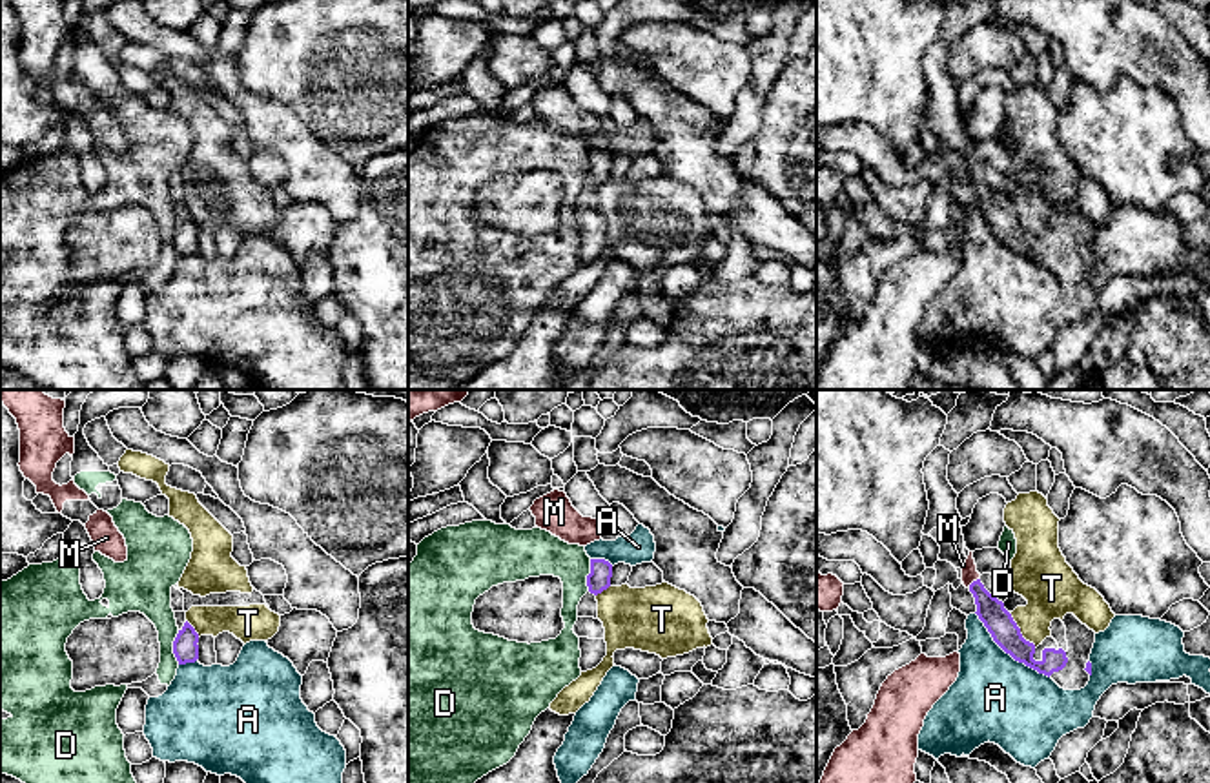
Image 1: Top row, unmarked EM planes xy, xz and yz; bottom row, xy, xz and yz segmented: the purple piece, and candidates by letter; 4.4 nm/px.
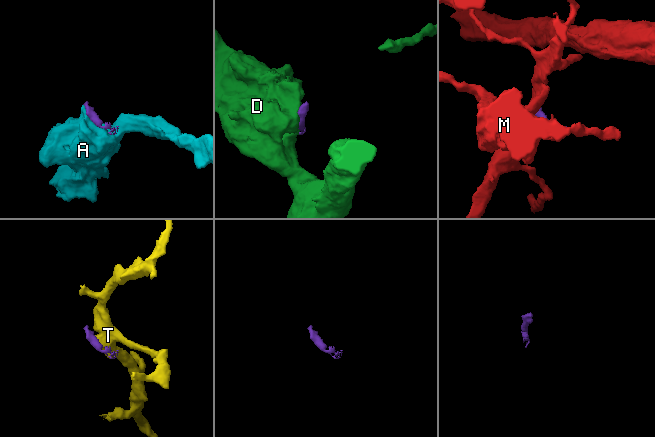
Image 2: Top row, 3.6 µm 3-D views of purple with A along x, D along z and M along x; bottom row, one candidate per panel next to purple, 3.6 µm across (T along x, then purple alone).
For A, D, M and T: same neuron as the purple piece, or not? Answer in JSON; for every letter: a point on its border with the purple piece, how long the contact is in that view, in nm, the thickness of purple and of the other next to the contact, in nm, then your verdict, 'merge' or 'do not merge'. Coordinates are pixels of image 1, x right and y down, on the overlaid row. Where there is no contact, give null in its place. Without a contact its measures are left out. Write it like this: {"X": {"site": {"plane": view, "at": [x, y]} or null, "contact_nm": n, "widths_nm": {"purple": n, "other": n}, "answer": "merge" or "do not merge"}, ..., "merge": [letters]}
{"A": {"site": {"plane": "yz", "at": [1008, 652]}, "contact_nm": 440, "widths_nm": {"purple": 120, "other": 380}, "answer": "do not merge"}, "D": {"site": {"plane": "xy", "at": [174, 647]}, "contact_nm": 150, "widths_nm": {"purple": 110, "other": 180}, "answer": "do not merge"}, "M": {"site": {"plane": "yz", "at": [972, 583]}, "contact_nm": 60, "widths_nm": {"purple": 120, "other": 70}, "answer": "do not merge"}, "T": {"site": {"plane": "yz", "at": [1019, 630]}, "contact_nm": 200, "widths_nm": {"purple": 120, "other": 240}, "answer": "do not merge"}, "merge": []}

